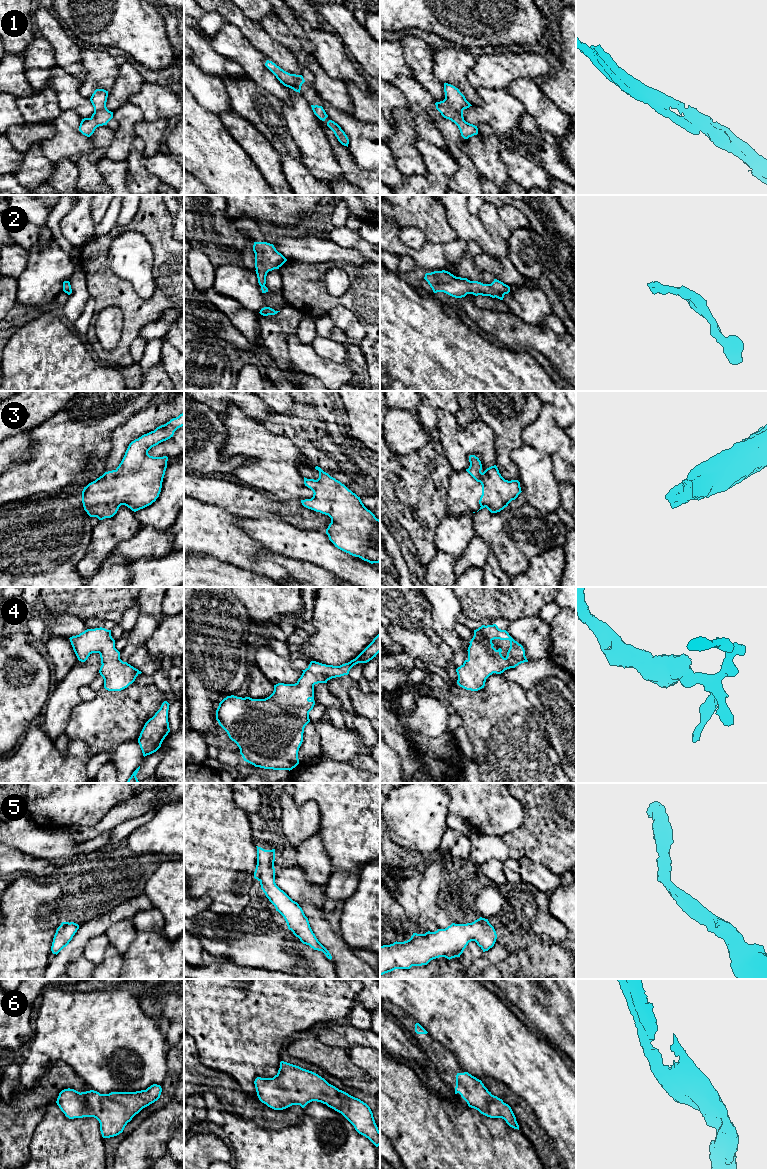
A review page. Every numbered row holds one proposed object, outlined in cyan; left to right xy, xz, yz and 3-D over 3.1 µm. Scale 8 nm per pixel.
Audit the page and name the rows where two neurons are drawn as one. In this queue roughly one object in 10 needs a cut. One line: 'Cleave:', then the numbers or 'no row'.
Cleave: no row

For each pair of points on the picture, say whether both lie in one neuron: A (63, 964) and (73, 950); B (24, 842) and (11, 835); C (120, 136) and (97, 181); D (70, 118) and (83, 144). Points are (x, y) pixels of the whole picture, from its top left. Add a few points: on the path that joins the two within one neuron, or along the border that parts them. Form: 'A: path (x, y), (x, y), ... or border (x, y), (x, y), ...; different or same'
A: path (63, 961), (70, 953); same
B: path (21, 839), (14, 835); same
C: border (114, 133), (113, 139), (104, 155); different
D: path (70, 124), (70, 131), (77, 138); same

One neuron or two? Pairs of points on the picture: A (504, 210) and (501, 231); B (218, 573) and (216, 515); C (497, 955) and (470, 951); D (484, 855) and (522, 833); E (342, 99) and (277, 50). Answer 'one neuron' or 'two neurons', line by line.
A: two neurons
B: two neurons
C: two neurons
D: two neurons
E: two neurons

